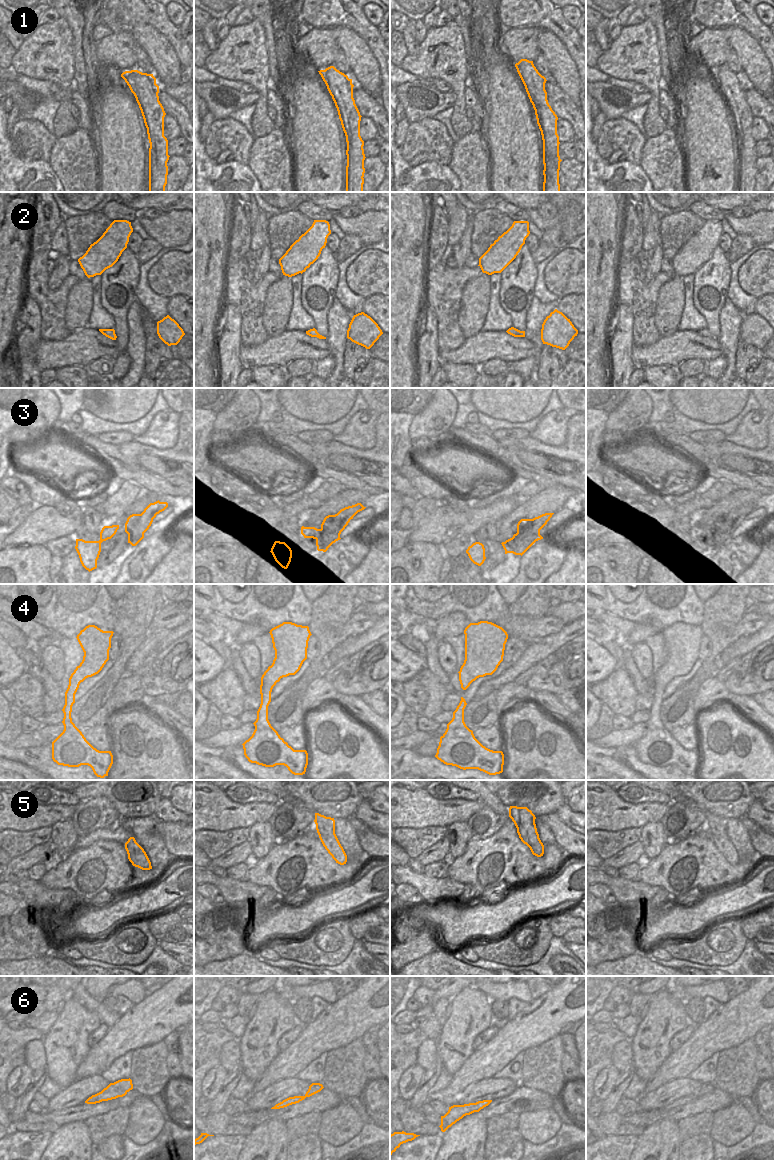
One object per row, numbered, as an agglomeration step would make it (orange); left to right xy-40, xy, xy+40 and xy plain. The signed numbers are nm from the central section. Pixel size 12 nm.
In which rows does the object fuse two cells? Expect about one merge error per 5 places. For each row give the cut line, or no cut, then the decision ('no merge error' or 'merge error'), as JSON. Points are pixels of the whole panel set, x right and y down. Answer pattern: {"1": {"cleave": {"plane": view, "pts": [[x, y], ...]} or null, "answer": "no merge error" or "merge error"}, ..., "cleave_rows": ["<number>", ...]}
{"1": {"cleave": {"plane": "xy-40", "pts": [[162, 106], [159, 111], [155, 112], [152, 118], [144, 119]]}, "answer": "merge error"}, "2": {"cleave": null, "answer": "no merge error"}, "3": {"cleave": {"plane": "xy", "pts": [[320, 529], [320, 536], [316, 539]]}, "answer": "merge error"}, "4": {"cleave": null, "answer": "no merge error"}, "5": {"cleave": null, "answer": "no merge error"}, "6": {"cleave": null, "answer": "no merge error"}, "cleave_rows": ["1", "3"]}

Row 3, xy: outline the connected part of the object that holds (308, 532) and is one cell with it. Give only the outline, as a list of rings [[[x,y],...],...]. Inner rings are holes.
[[[302,526],[301,534],[304,536],[304,538],[319,539],[320,538],[320,529],[317,529],[315,527]]]

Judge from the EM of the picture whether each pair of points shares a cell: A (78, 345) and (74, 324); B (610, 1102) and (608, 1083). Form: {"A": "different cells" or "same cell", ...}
{"A": "different cells", "B": "different cells"}

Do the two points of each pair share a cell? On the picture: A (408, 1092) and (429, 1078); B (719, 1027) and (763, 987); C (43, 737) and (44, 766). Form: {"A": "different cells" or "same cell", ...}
{"A": "different cells", "B": "same cell", "C": "different cells"}

